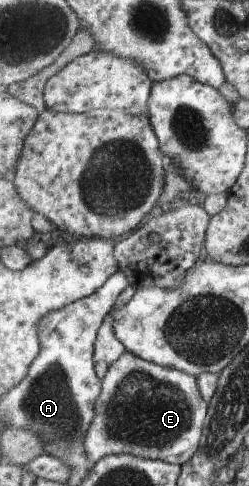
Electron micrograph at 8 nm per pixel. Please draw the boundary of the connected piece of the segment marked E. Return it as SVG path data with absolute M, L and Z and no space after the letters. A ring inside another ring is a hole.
M126 350L109 367L102 383L103 390L95 405L97 414L86 434L85 444L90 462L97 464L110 454L128 454L183 466L200 449L209 402L202 395L197 376L175 367L164 367L146 361Z

